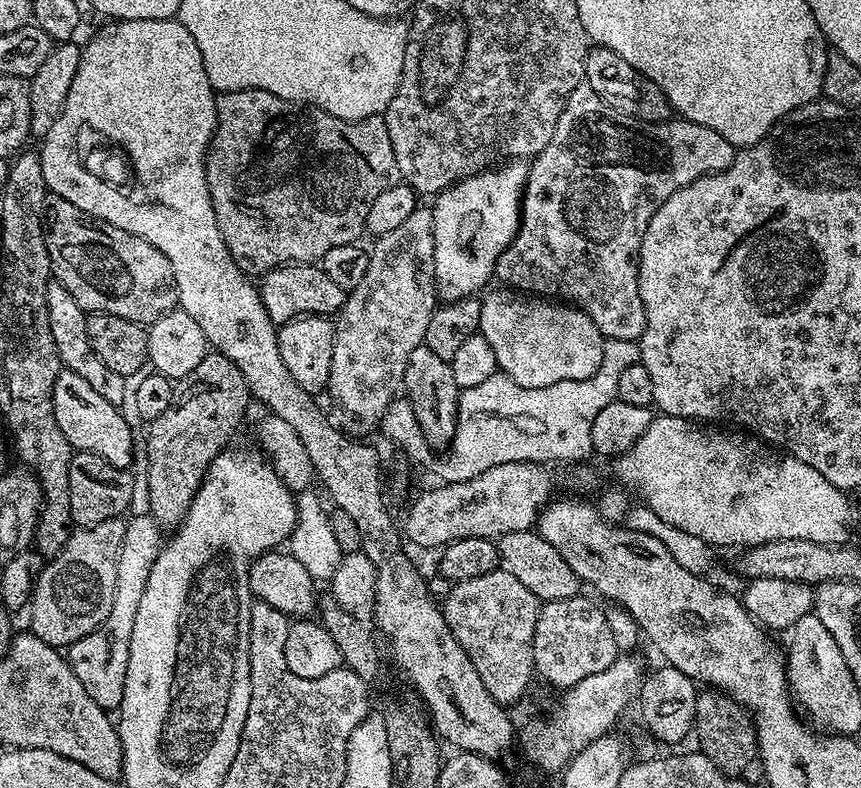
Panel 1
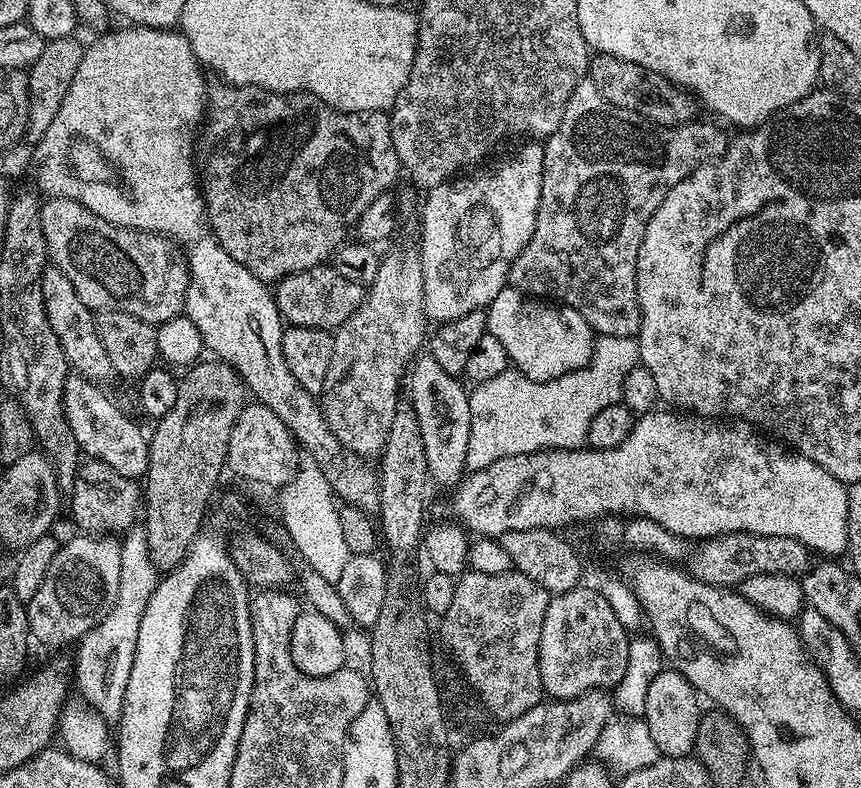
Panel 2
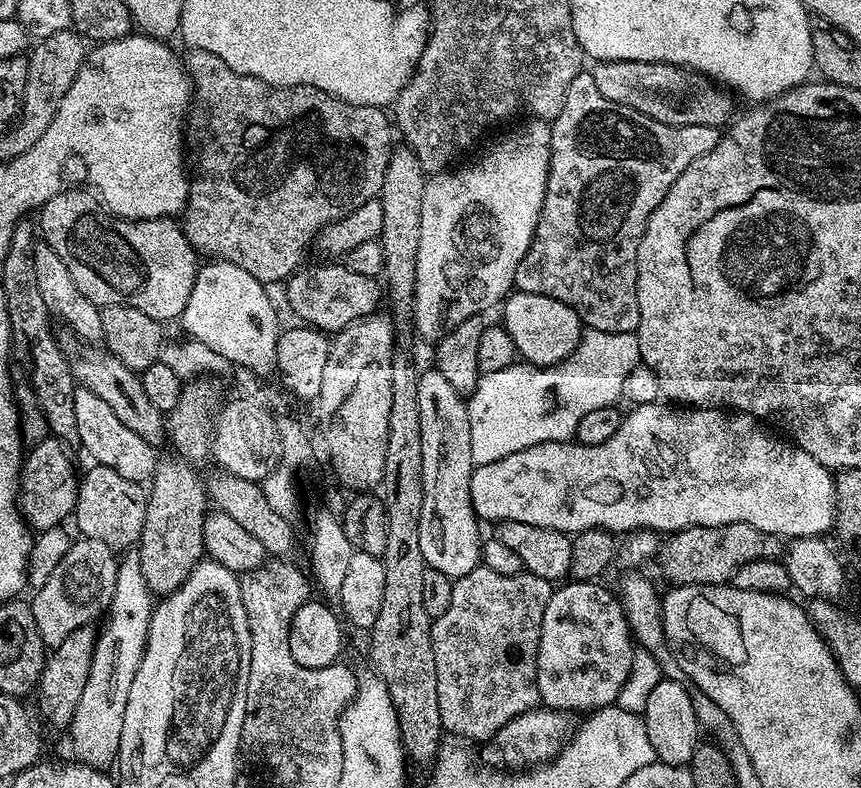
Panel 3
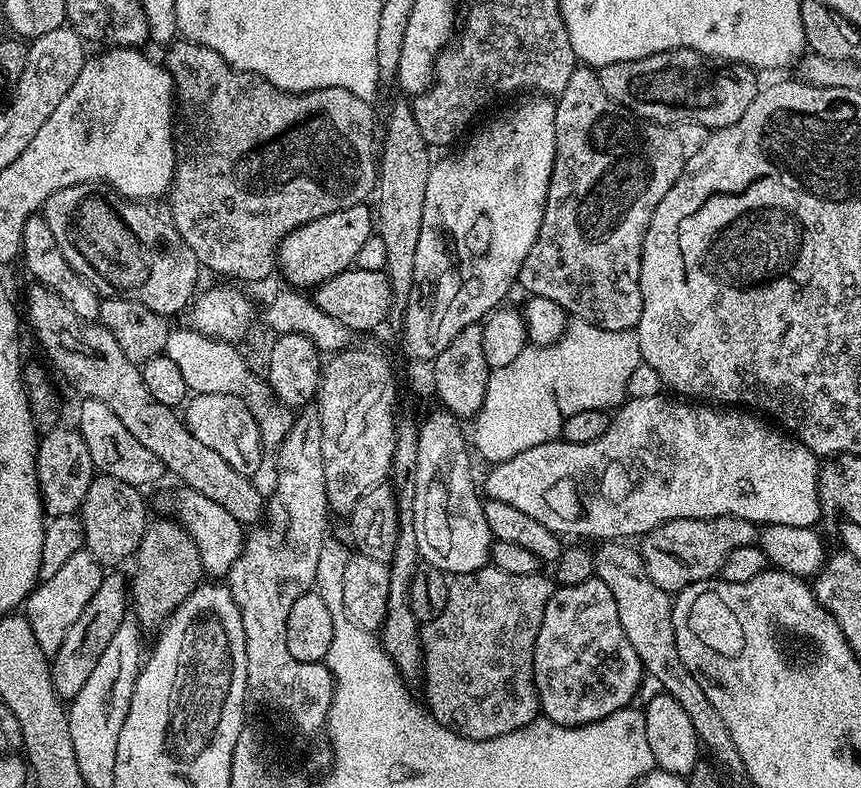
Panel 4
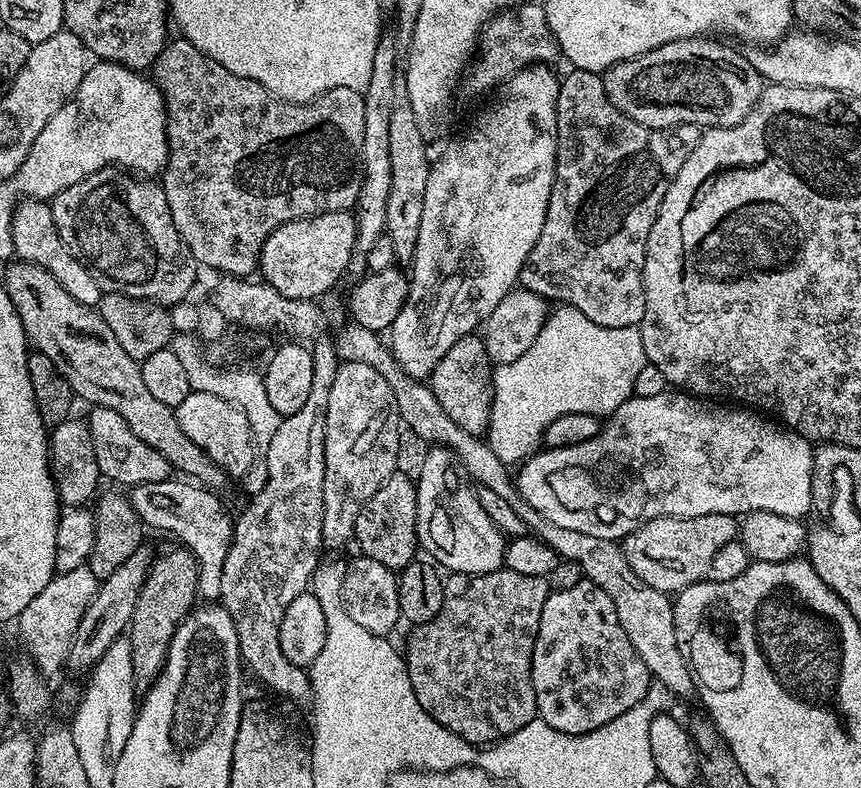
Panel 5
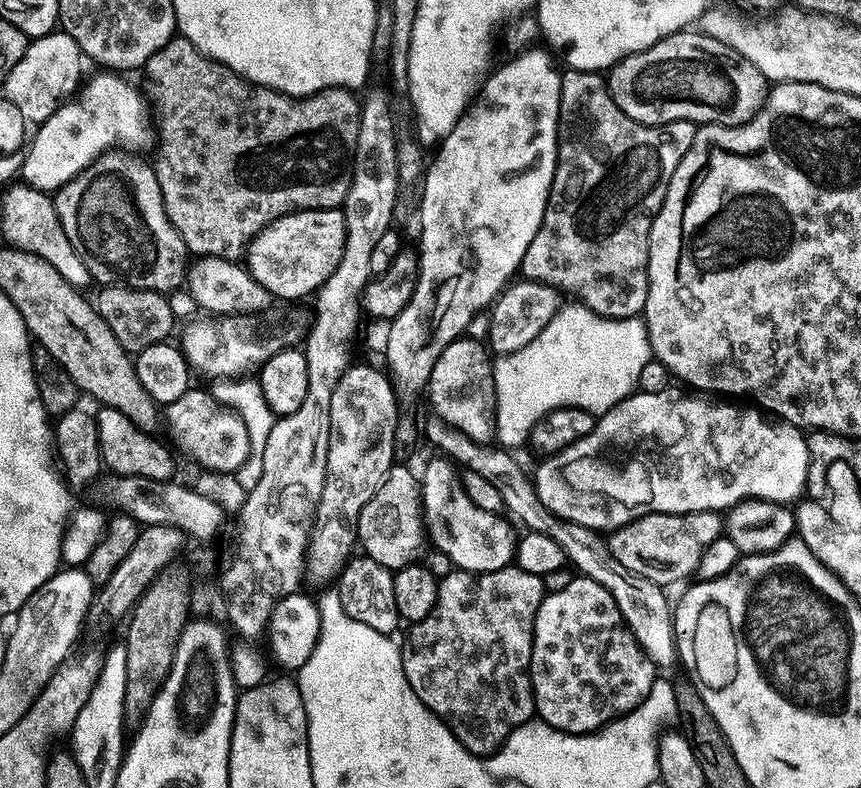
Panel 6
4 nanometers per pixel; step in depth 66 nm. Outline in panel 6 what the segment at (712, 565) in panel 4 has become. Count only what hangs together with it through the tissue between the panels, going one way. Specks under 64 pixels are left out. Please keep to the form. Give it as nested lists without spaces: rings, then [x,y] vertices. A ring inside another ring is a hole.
[[[649,512],[626,526],[615,529],[607,537],[610,554],[626,570],[661,586],[676,584],[696,571],[706,546],[724,532],[720,512]]]

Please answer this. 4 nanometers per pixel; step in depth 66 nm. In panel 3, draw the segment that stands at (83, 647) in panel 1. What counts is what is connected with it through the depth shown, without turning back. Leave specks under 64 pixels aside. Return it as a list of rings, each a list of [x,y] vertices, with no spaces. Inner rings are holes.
[[[125,551],[116,565],[114,598],[106,609],[104,633],[96,636],[86,690],[82,690],[82,702],[78,702],[72,715],[72,748],[76,751],[75,759],[79,763],[101,770],[111,769],[111,764],[113,767],[117,763],[126,698],[130,694],[130,682],[134,682],[134,674],[144,656],[153,607],[154,593],[150,586],[146,586],[139,551]]]

